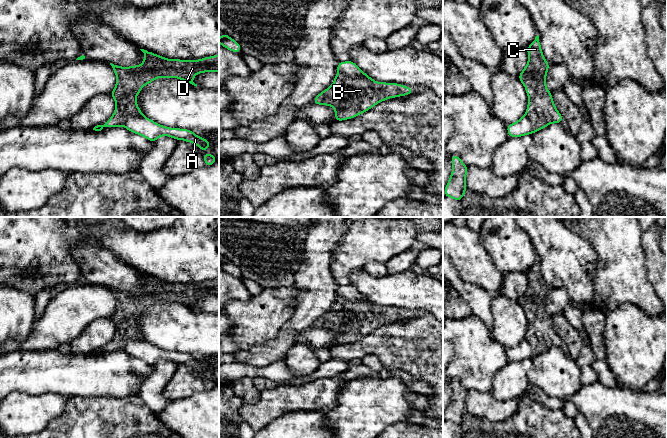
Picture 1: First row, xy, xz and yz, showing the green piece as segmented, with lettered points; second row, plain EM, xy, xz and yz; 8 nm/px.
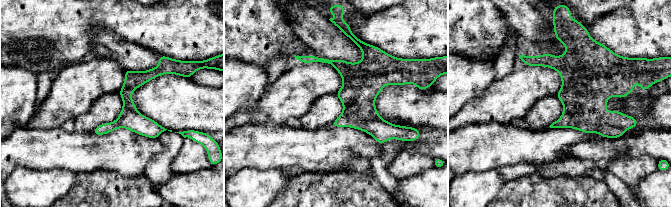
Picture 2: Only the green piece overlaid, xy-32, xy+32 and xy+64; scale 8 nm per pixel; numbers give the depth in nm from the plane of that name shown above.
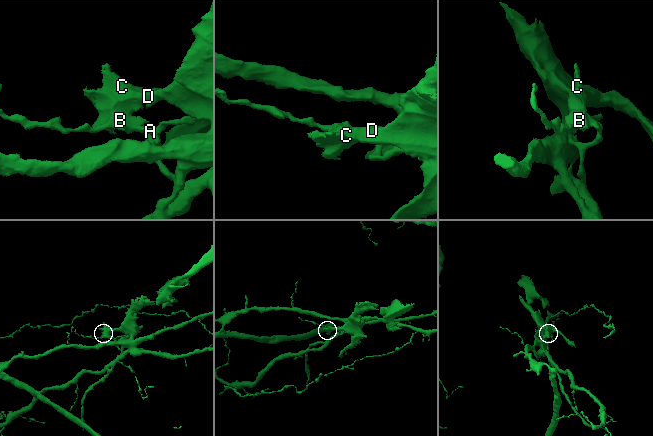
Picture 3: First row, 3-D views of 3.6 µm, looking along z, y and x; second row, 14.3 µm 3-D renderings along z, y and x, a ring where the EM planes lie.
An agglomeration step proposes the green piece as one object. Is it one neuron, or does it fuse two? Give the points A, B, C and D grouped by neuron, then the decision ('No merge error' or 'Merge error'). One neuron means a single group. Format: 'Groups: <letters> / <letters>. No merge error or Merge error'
Groups: A / B C D. Merge error

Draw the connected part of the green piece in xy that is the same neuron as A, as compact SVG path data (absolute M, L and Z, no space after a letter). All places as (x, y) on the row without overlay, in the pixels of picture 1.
M127 339L124 343L123 351L135 358L145 361L151 366L155 366L161 360L169 360L178 365L184 364L193 367L202 375L211 371L211 367L208 364L197 360L191 354L165 351L145 340L136 341Z

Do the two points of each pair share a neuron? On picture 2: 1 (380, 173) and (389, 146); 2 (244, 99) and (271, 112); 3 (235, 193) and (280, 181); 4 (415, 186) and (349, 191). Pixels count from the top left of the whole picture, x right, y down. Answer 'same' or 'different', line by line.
1: same
2: different
3: same
4: different

